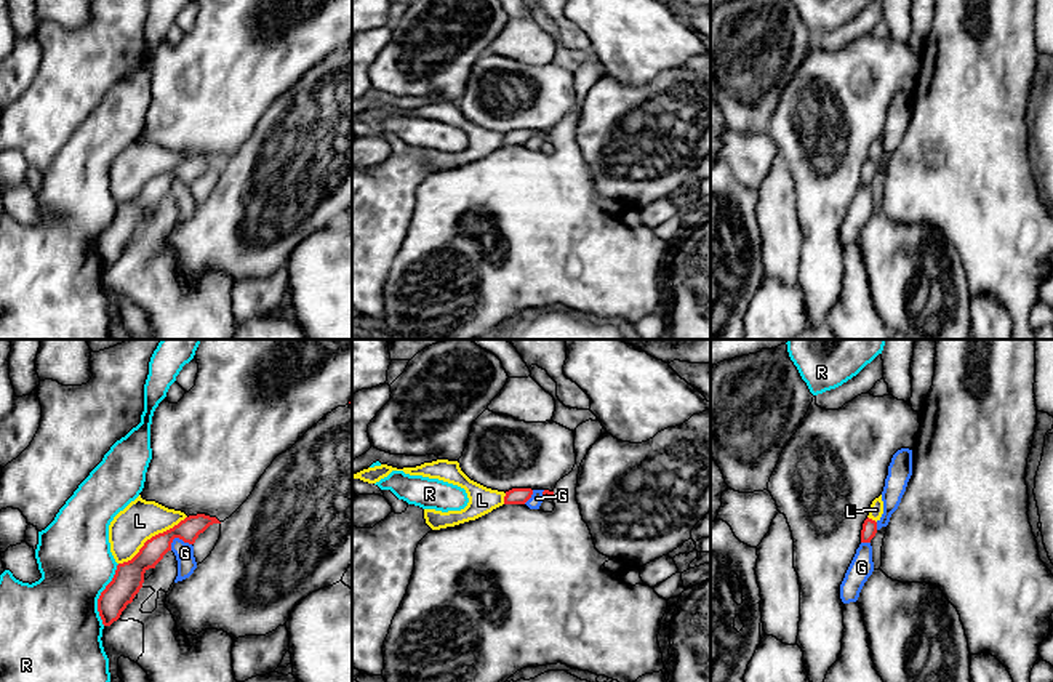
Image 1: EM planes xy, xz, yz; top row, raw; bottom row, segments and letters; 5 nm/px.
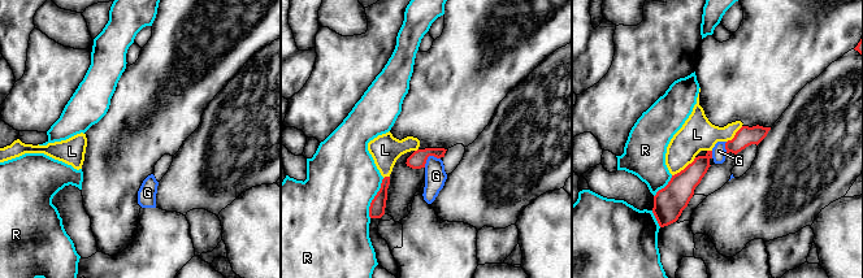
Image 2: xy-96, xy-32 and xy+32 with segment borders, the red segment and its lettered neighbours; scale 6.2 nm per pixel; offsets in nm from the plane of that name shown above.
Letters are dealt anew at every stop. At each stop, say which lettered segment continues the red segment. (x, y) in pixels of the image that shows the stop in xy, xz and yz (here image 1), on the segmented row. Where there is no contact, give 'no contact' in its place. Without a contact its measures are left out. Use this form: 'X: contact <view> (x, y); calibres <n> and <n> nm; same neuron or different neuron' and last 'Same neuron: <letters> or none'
G: contact xy (176, 537); calibres 120 and 100 nm; different neuron
L: contact xy (152, 537); calibres 150 and 200 nm; different neuron
R: contact xy (101, 594); calibres 150 and 400 nm; different neuron
Same neuron: none

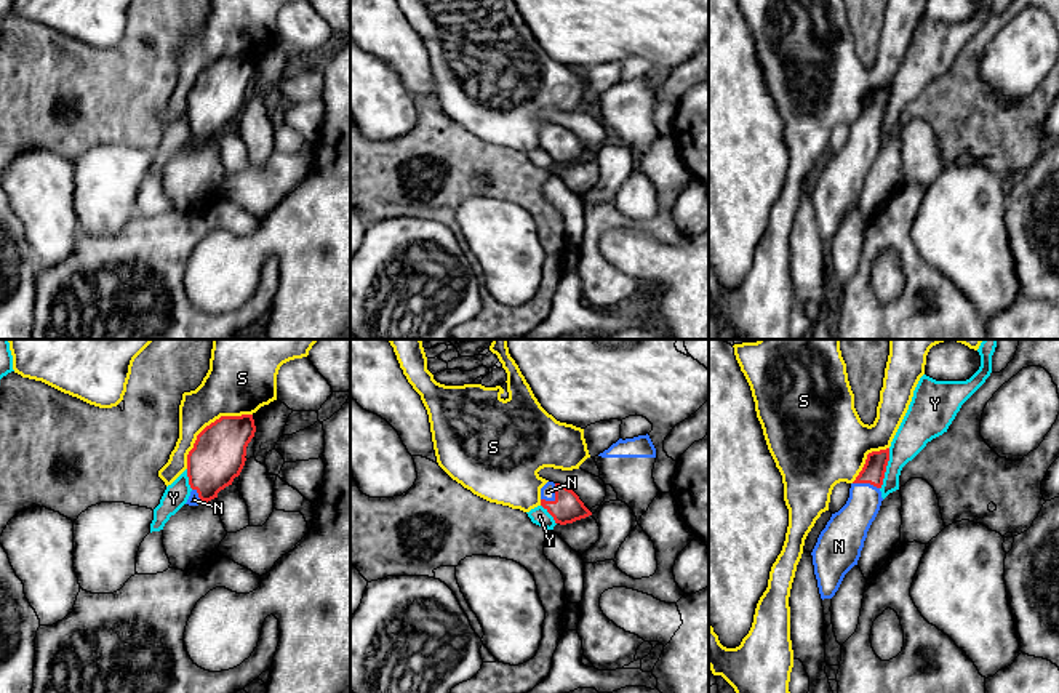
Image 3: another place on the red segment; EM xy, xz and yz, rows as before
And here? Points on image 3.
N: contact xz (555, 498); calibres 150 and 80 nm; same neuron
S: contact xy (210, 424); calibres 280 and 320 nm; different neuron
Y: contact yz (885, 469); calibres 120 and 170 nm; different neuron
Same neuron: N

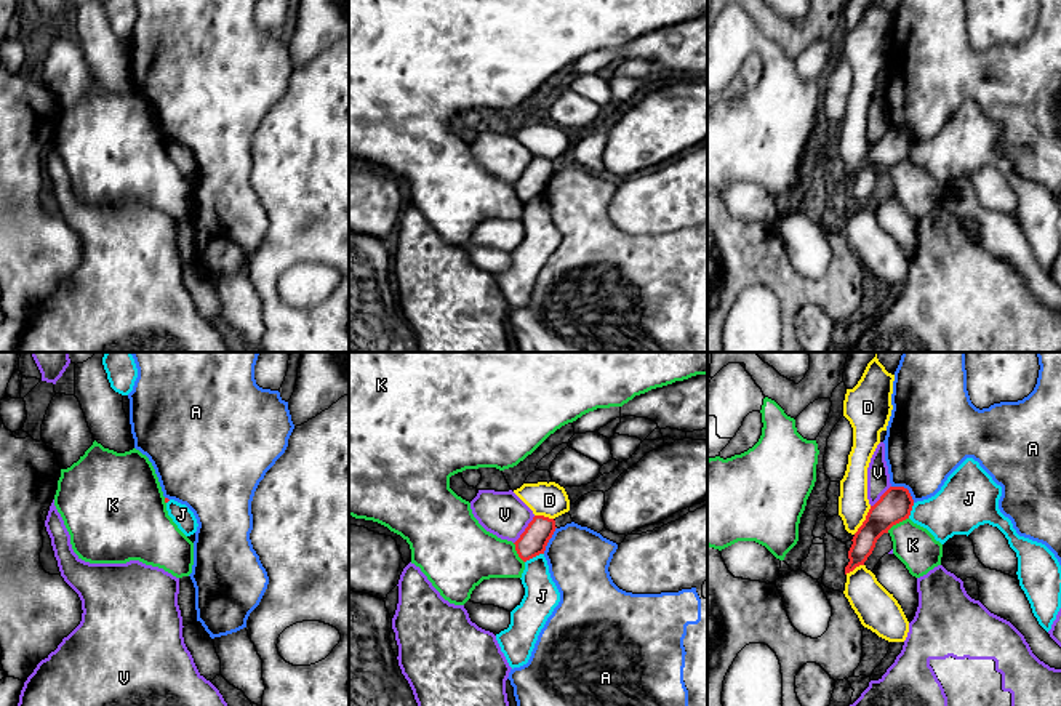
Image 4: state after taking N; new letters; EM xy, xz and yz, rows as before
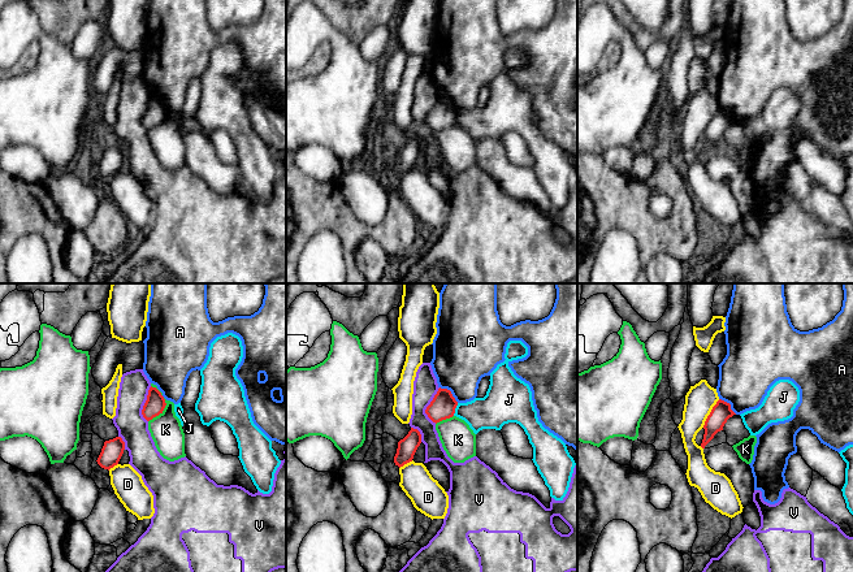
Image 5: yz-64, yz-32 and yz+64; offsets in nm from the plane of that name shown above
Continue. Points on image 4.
A: contact yz (906, 489); calibres 170 and 400 nm; different neuron
D: contact yz (864, 521); calibres 170 and 160 nm; different neuron
J: contact xz (533, 556); calibres 140 and 180 nm; different neuron
K: contact yz (896, 522); calibres 170 and 200 nm; different neuron
V: contact xz (525, 530); calibres 140 and 220 nm; different neuron
Same neuron: none

